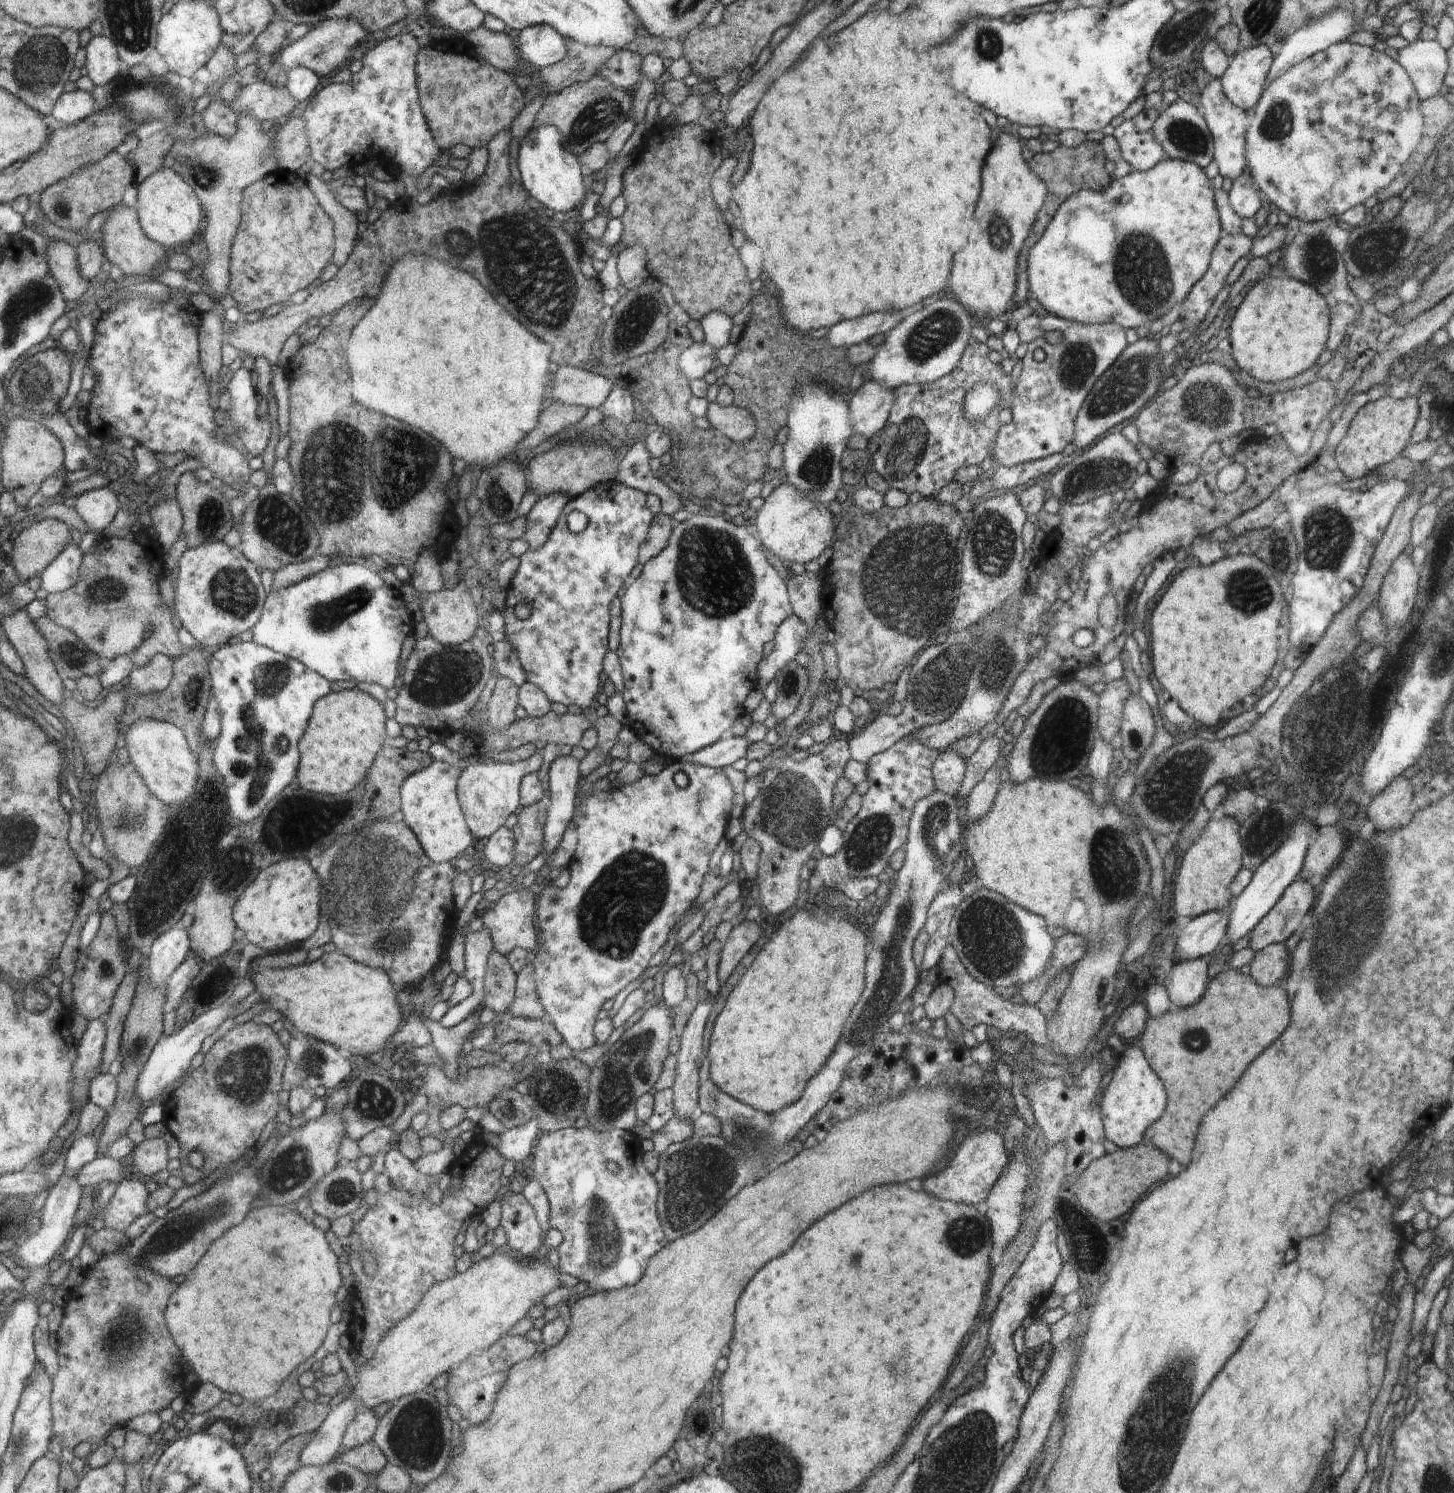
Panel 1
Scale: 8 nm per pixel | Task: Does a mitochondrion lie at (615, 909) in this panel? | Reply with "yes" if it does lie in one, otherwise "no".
yes

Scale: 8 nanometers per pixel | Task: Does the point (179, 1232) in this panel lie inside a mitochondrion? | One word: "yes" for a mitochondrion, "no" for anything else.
yes

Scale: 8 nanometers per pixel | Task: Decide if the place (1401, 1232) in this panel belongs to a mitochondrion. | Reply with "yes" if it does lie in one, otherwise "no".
no

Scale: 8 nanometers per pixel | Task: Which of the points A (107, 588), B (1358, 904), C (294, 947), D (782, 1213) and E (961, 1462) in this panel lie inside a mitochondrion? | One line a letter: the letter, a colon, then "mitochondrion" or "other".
A: mitochondrion
B: mitochondrion
C: other
D: other
E: mitochondrion

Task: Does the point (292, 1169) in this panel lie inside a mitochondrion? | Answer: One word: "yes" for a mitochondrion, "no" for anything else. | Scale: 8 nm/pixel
yes

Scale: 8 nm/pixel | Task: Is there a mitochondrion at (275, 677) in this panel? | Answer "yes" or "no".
yes

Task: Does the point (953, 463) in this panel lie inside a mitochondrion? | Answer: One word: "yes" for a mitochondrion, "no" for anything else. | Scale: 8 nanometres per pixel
no

